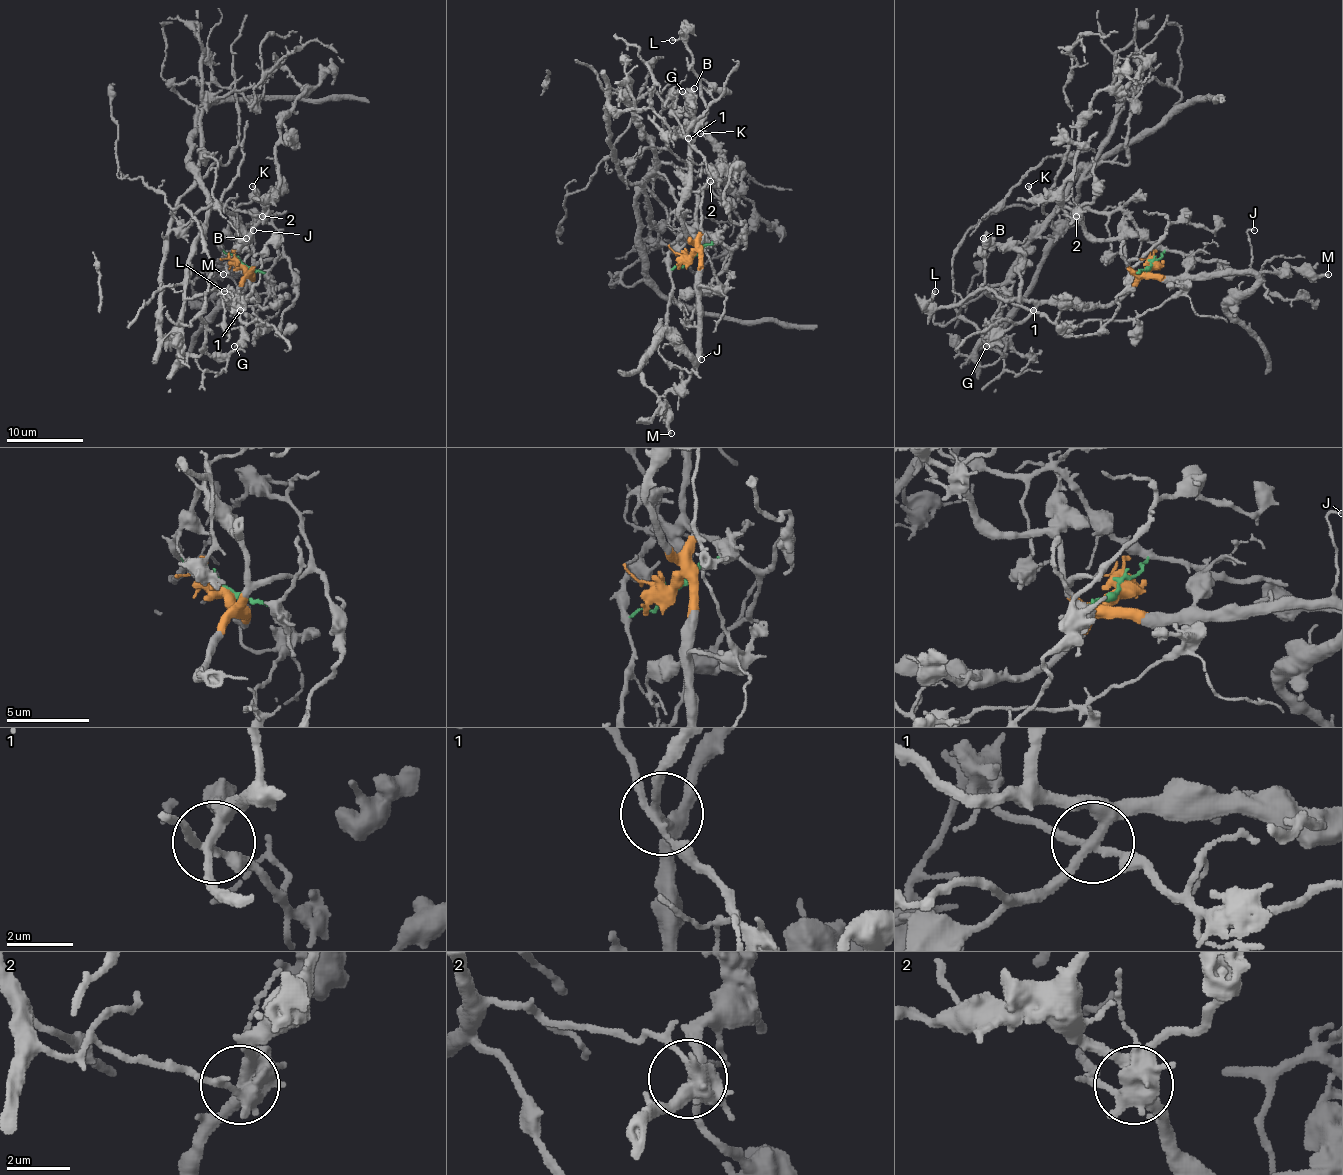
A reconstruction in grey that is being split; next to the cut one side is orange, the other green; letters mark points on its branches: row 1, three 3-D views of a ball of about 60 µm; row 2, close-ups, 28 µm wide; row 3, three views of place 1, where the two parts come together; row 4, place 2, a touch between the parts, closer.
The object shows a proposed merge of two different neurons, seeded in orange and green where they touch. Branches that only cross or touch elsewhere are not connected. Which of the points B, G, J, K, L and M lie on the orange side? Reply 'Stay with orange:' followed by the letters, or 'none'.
Stay with orange: B, G, J, K, L, M

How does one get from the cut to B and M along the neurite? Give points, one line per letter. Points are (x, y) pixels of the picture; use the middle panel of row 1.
B: (690, 255), (692, 240), (679, 213), (688, 144), (698, 125), (690, 125), (694, 129), (688, 106), (694, 89)
M: (690, 255), (698, 255), (698, 363), (687, 380), (665, 394), (665, 415), (671, 434)

